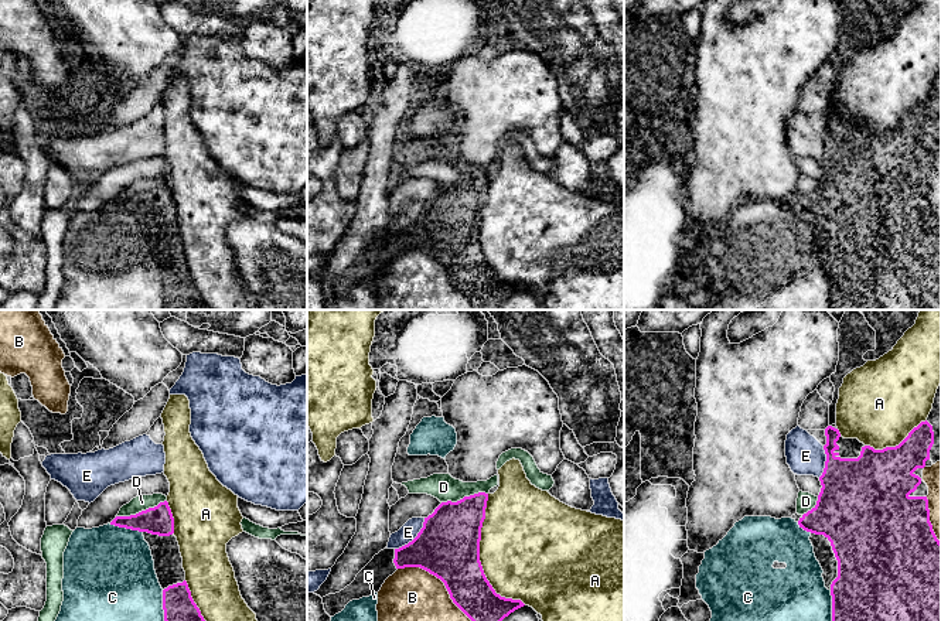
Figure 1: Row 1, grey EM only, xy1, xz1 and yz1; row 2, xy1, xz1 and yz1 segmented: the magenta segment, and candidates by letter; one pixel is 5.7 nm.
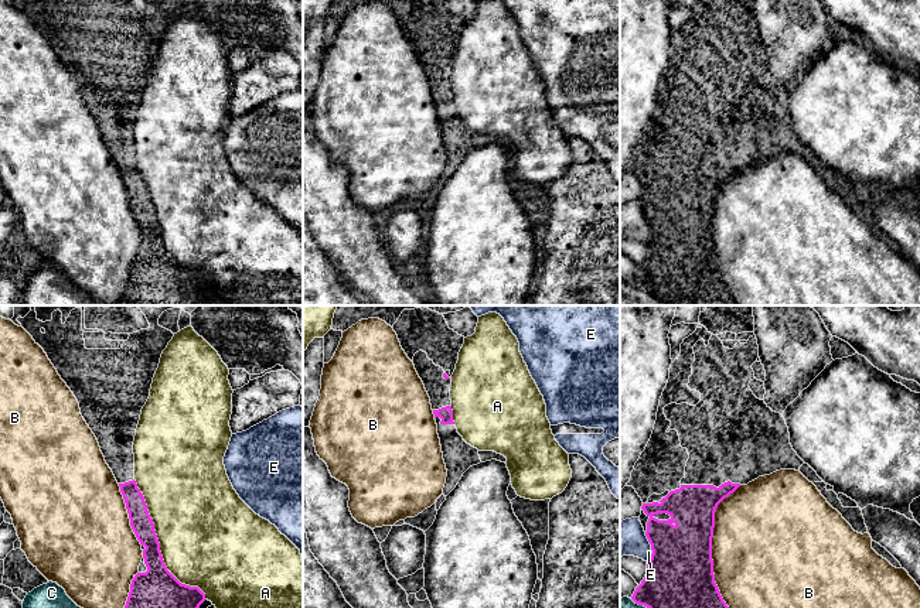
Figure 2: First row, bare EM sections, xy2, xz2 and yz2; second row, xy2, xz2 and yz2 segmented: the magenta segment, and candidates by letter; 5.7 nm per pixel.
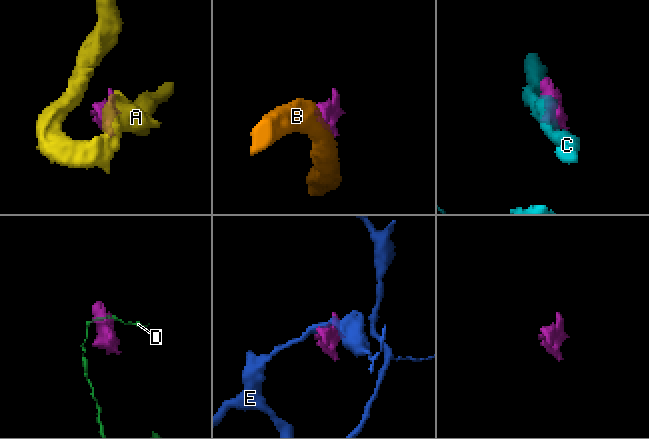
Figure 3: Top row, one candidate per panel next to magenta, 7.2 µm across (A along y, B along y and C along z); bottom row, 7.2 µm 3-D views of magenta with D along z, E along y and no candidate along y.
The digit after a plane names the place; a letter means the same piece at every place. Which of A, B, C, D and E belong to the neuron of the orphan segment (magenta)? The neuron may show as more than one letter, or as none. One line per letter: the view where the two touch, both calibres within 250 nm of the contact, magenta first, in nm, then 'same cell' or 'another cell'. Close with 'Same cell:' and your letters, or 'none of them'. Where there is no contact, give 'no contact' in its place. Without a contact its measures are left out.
A: xy2 | 220/500 nm | another cell
B: yz2 | 380/500 nm | another cell
C: xy1 | 160/480 nm | another cell
D: xy1 | 160/90 nm | another cell
E: xz1 | 360/100 nm | another cell
Same cell: none of them

